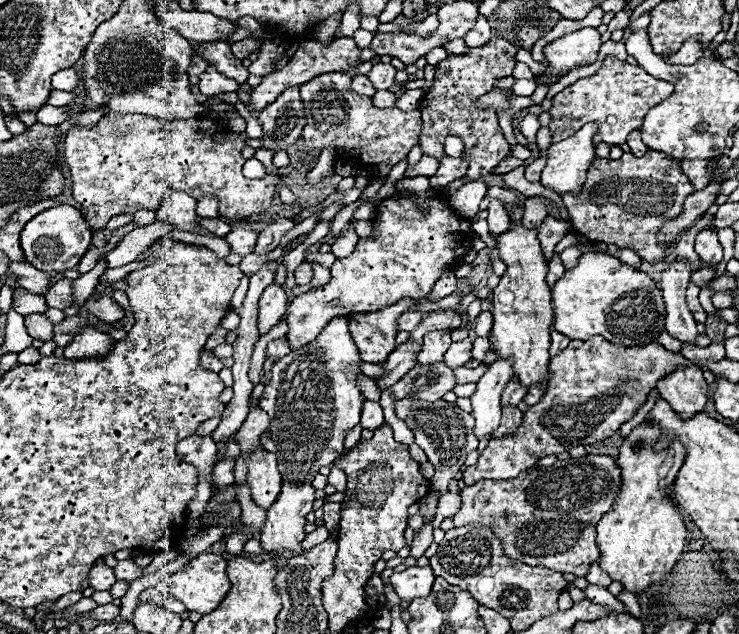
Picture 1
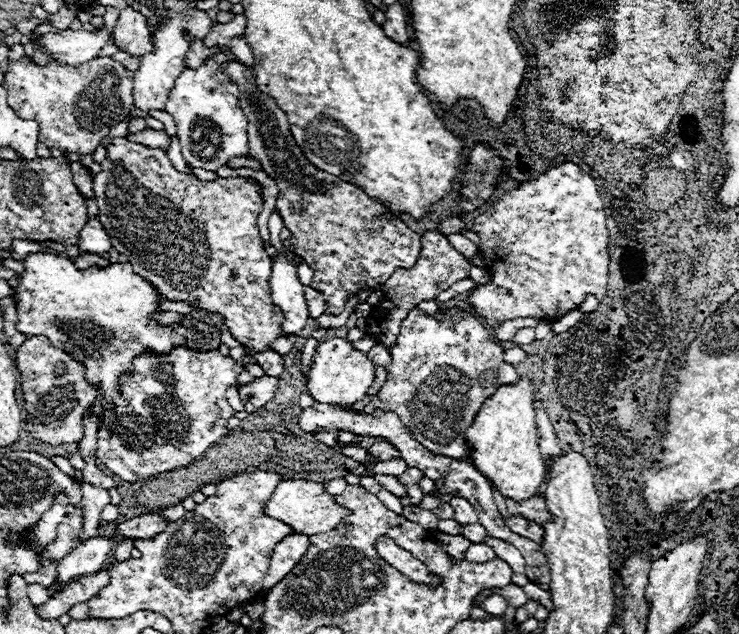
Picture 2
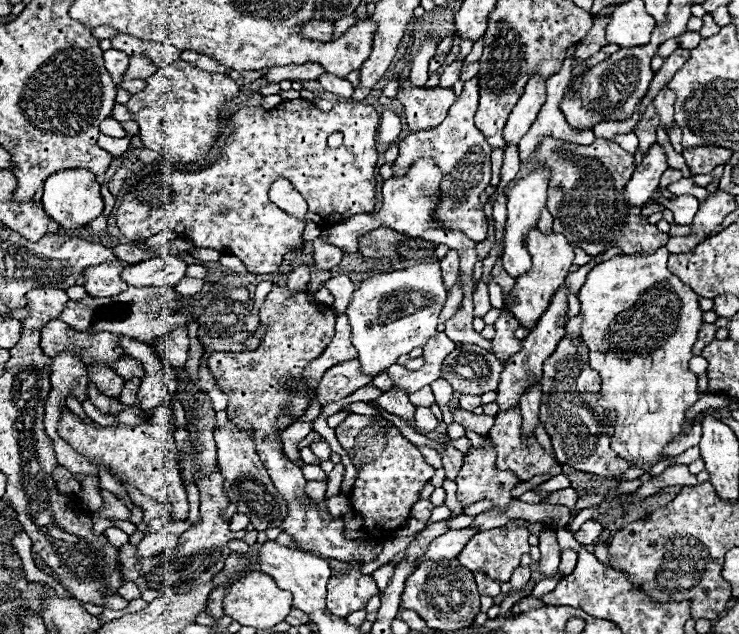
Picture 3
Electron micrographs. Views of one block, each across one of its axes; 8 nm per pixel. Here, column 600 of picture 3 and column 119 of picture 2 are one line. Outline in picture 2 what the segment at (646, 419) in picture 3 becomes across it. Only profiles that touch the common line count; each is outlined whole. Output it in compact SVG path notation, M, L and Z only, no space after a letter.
M48 252L30 254L24 260L26 274L20 278L20 286L16 288L16 310L18 310L18 332L24 332L26 336L46 336L52 346L62 348L68 352L76 362L86 364L86 380L102 392L102 412L110 410L120 404L120 390L118 390L118 378L122 374L134 374L132 360L144 352L154 354L168 354L176 346L188 346L200 352L218 350L222 344L220 334L224 326L224 318L220 314L208 312L200 308L198 300L186 302L192 306L190 314L184 314L180 322L162 324L152 318L152 314L158 314L158 300L160 292L142 276L138 276L132 270L130 262L124 264L108 264L106 268L94 266L88 270L74 268L74 262L70 258L62 258Z

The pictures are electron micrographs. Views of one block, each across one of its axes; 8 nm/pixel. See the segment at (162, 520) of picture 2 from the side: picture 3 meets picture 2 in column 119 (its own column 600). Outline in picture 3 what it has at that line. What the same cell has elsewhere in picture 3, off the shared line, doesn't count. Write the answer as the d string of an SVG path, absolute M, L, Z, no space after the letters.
M588 520L580 526L580 530L574 534L574 538L584 544L584 546L590 546L590 544L596 544L598 542L598 536L602 532L602 524L596 522L596 520Z

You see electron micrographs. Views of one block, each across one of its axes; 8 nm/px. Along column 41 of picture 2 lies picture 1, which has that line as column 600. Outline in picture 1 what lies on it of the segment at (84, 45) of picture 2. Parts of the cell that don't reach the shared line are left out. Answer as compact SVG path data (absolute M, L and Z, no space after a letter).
M582 28L572 34L566 34L550 44L544 46L546 64L550 66L550 72L544 72L536 84L554 84L562 72L568 72L578 66L588 66L596 60L596 54L600 50L600 32L596 28Z

